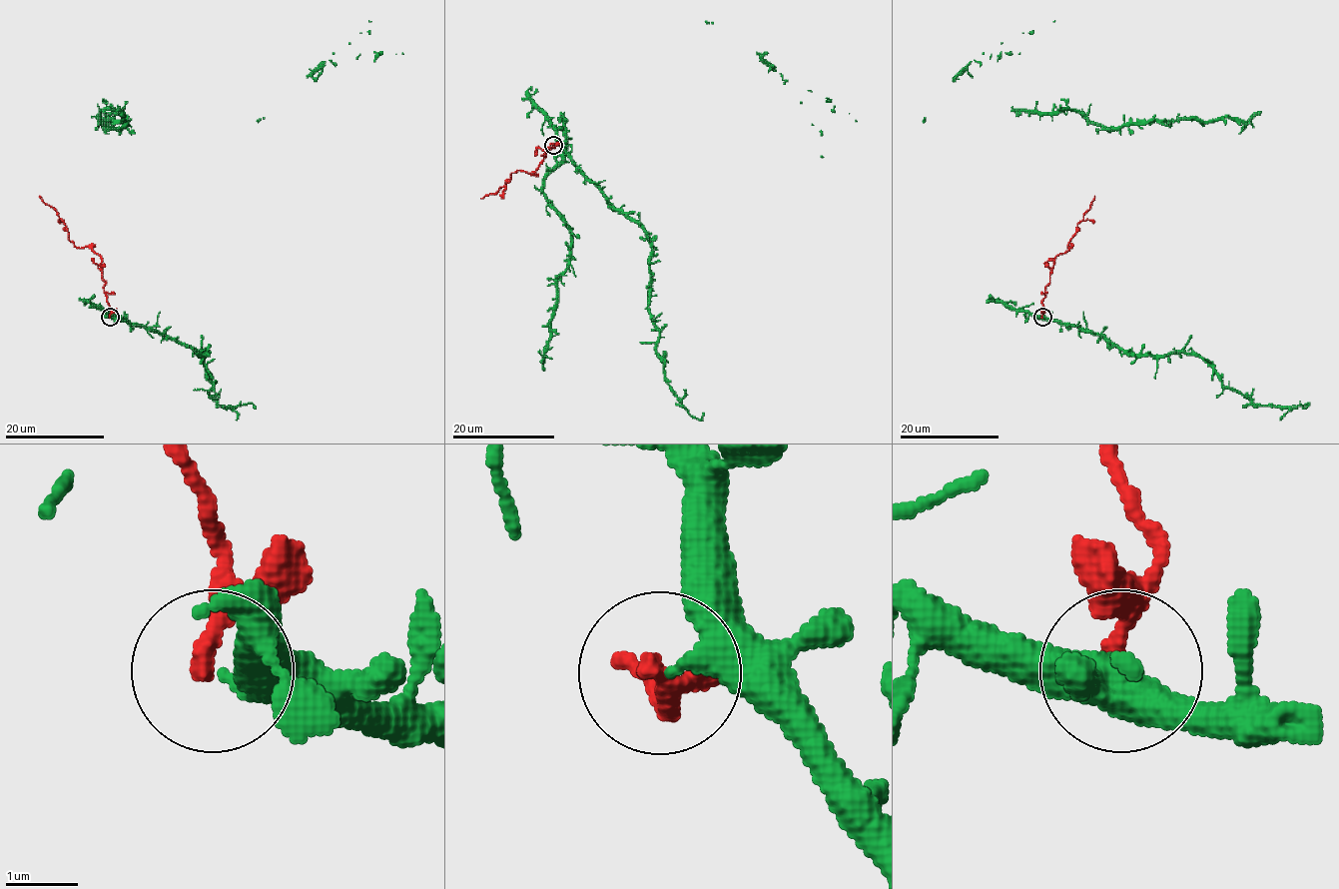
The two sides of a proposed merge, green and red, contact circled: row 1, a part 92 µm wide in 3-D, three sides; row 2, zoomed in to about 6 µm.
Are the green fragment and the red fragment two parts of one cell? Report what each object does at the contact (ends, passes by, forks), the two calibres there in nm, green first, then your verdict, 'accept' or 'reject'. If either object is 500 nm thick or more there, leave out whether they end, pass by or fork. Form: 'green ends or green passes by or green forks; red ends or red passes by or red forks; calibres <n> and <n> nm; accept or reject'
green ends; red ends; calibres 360 and 280 nm; reject

